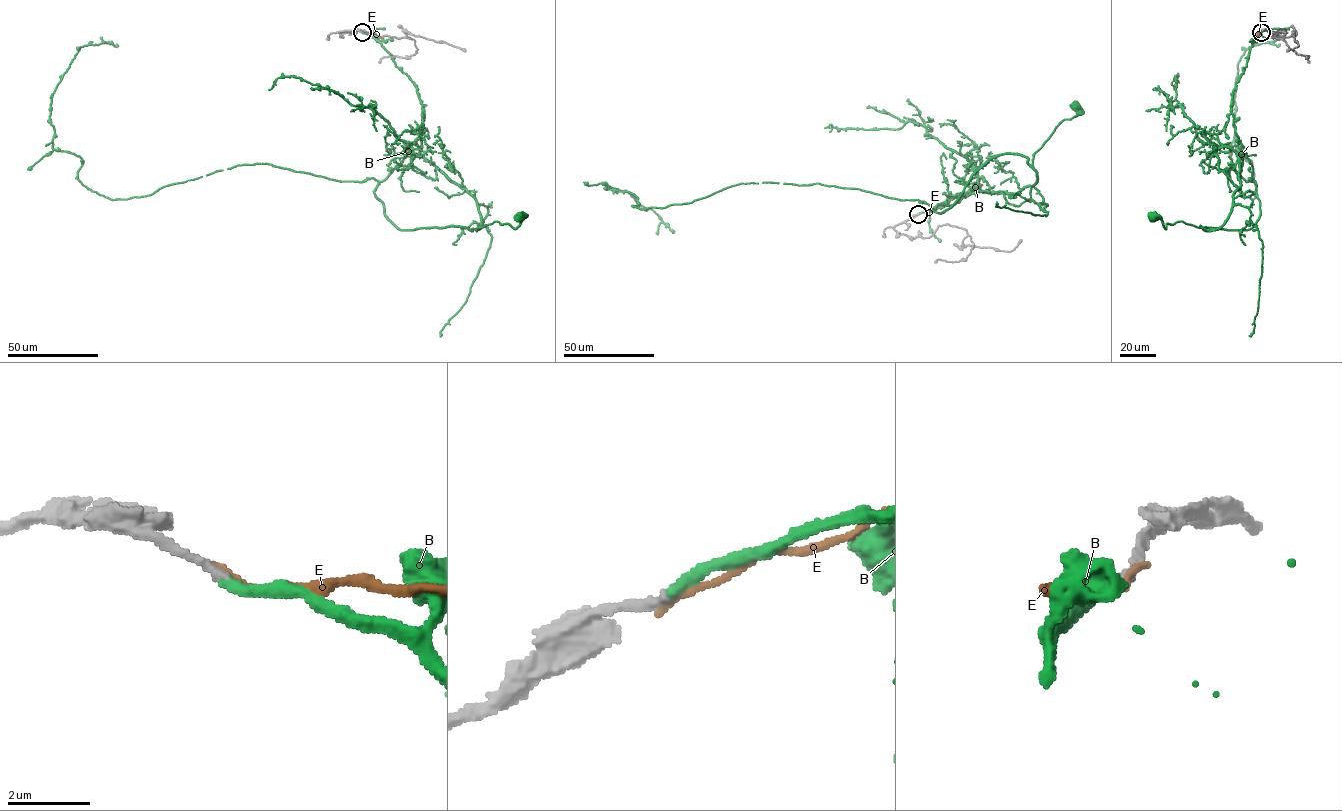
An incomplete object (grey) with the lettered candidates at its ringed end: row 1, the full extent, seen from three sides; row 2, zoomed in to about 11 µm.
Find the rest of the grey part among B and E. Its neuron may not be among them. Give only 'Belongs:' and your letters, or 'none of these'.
Belongs: B

